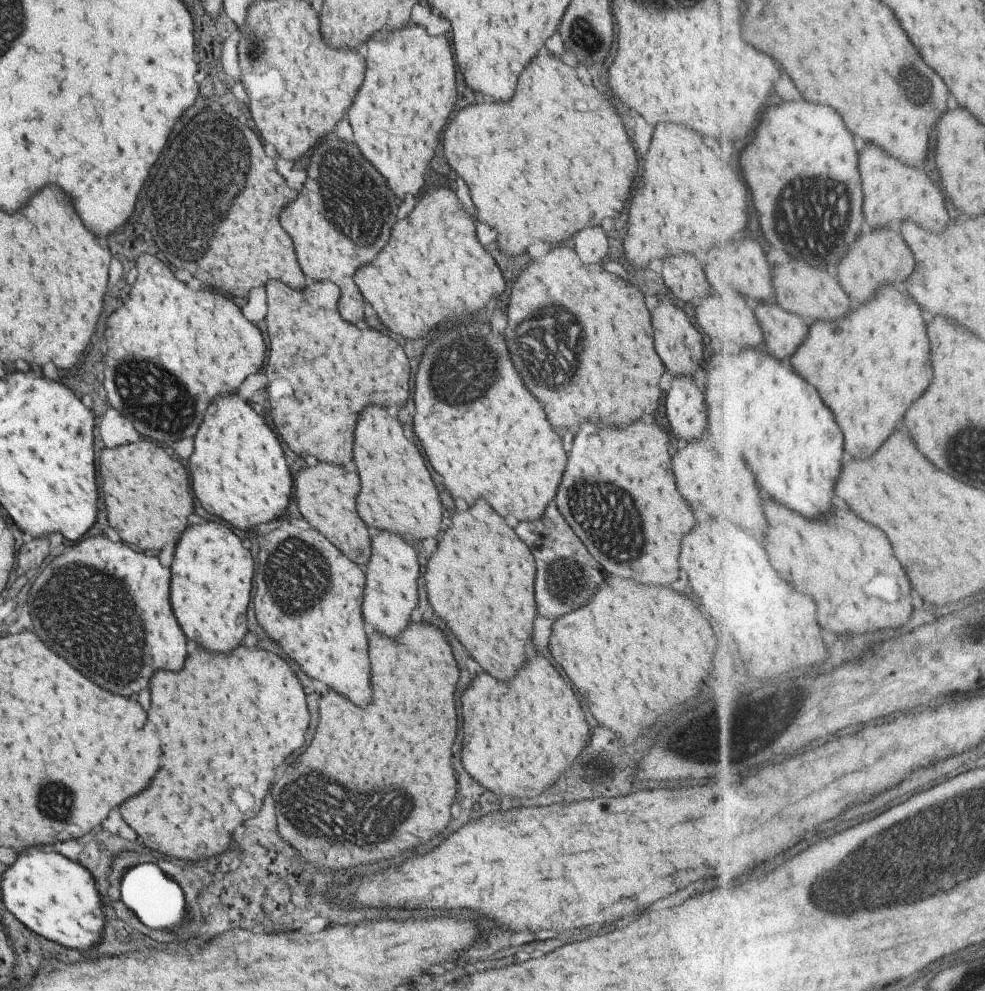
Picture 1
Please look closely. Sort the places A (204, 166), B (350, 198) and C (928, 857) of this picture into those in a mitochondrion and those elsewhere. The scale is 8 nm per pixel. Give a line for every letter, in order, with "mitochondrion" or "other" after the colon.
A: mitochondrion
B: mitochondrion
C: mitochondrion

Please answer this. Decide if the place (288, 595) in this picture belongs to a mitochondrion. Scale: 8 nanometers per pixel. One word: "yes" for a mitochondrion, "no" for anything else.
yes

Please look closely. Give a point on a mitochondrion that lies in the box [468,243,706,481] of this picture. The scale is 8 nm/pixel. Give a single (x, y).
(551, 340)

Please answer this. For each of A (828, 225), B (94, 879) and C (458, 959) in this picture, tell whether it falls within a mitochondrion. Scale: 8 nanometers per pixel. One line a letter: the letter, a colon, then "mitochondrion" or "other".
A: mitochondrion
B: other
C: other

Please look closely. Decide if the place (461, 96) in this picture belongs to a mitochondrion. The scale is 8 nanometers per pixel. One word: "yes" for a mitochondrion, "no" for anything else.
no

